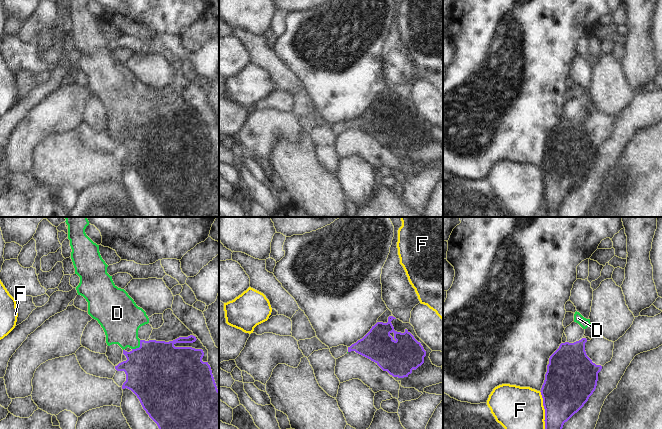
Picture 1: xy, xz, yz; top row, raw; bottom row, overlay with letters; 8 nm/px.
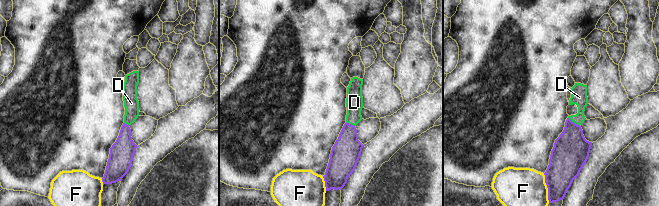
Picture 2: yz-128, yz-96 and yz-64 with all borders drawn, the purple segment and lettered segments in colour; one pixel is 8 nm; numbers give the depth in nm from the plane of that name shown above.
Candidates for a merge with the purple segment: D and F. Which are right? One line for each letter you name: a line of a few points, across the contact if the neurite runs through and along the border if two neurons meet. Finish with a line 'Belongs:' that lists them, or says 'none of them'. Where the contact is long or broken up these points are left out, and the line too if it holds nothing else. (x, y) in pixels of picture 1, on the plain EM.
D: line xy (157, 148), (139, 123), (123, 107), (121, 98)
Belongs: D

